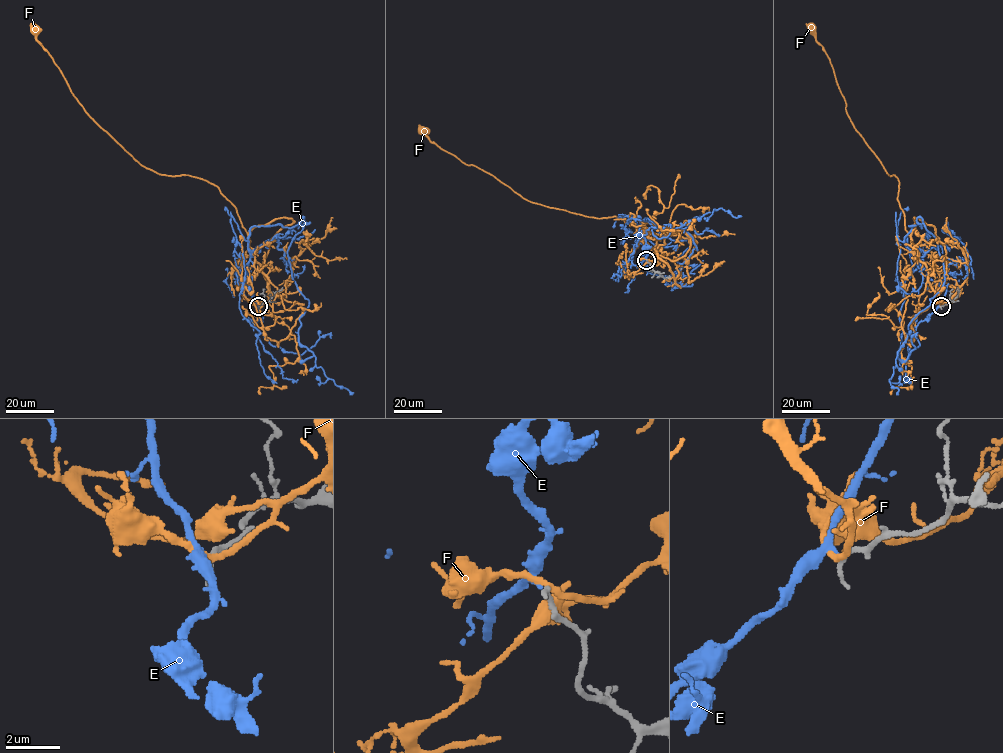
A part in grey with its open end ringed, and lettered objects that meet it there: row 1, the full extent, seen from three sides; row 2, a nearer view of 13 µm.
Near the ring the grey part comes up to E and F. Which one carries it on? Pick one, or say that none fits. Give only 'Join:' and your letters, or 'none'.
Join: E

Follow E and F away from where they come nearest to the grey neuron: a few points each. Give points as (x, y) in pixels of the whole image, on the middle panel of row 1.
E: (646, 259), (632, 263), (636, 223), (689, 235), (682, 263), (701, 217), (660, 238), (633, 215), (613, 227)
F: (646, 259), (657, 256), (657, 247), (633, 224), (528, 201), (442, 149), (423, 130)

